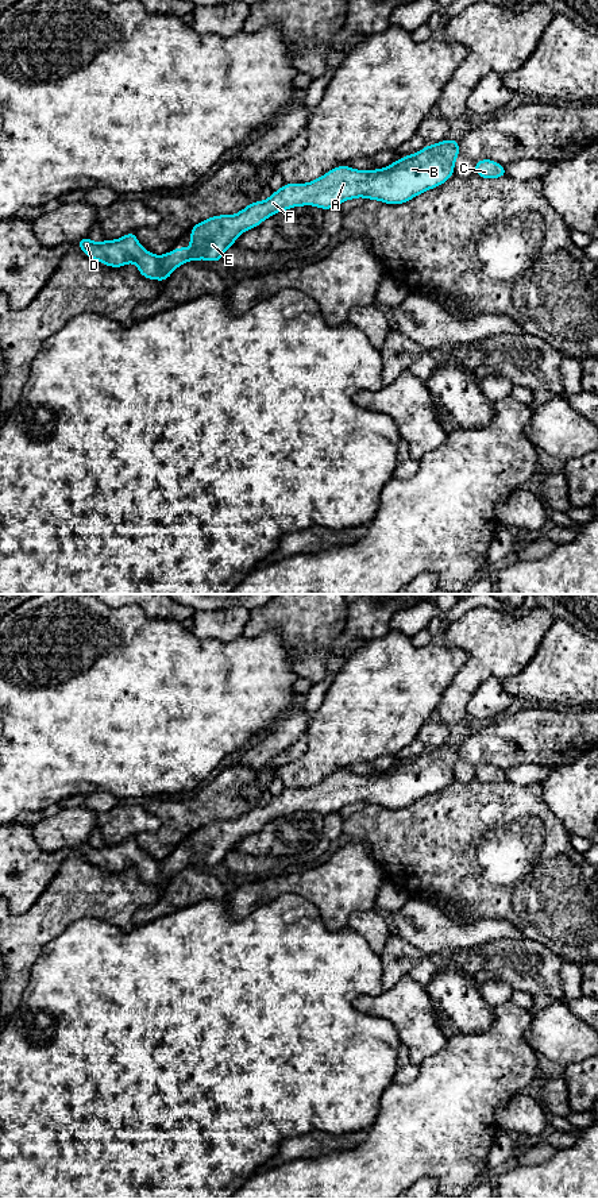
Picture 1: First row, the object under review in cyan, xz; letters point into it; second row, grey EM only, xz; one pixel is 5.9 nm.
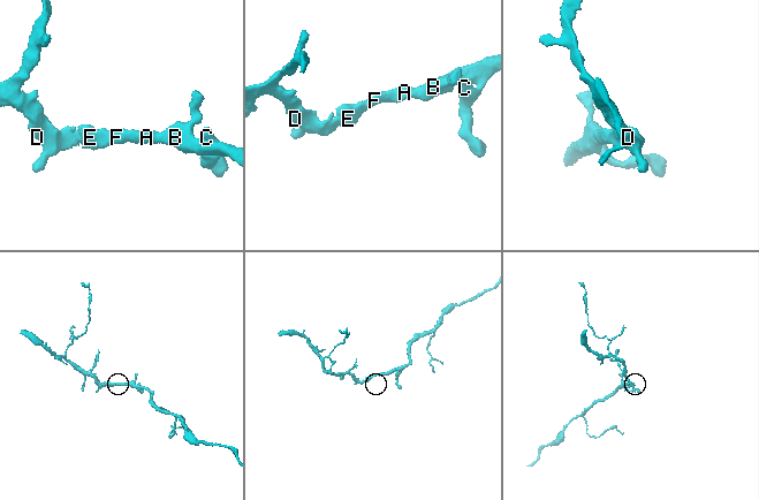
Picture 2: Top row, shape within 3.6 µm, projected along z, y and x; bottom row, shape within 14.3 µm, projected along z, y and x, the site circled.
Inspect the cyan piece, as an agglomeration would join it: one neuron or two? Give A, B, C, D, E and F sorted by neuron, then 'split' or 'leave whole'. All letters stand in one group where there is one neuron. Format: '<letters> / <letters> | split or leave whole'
A B C D E F | leave whole

